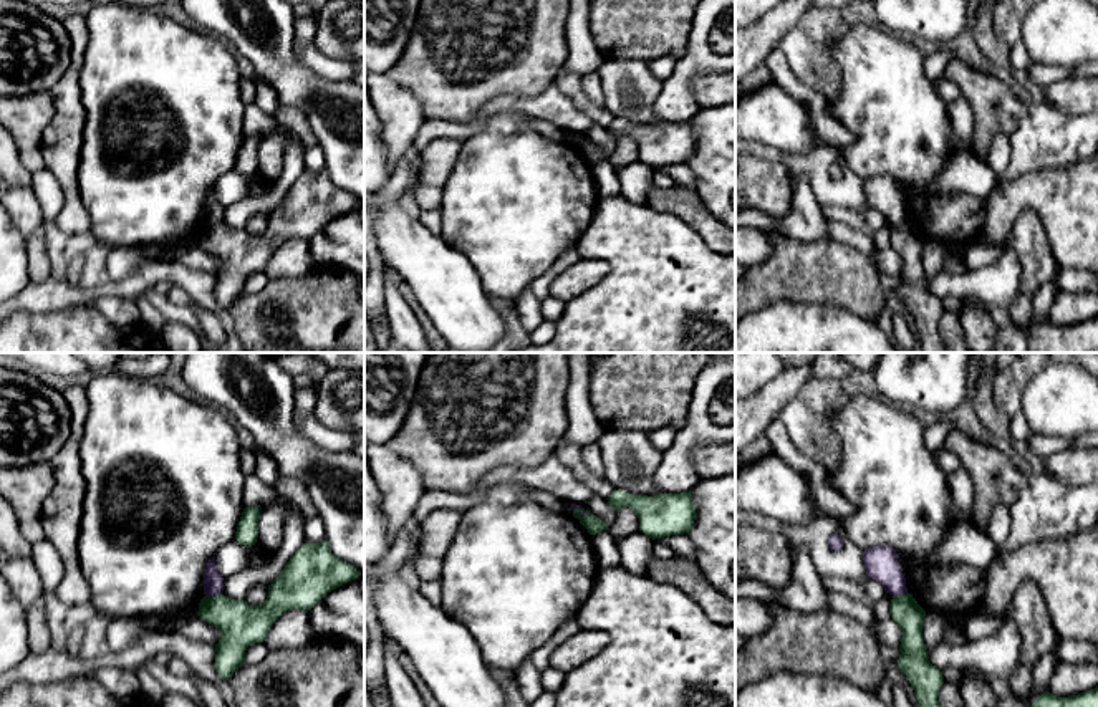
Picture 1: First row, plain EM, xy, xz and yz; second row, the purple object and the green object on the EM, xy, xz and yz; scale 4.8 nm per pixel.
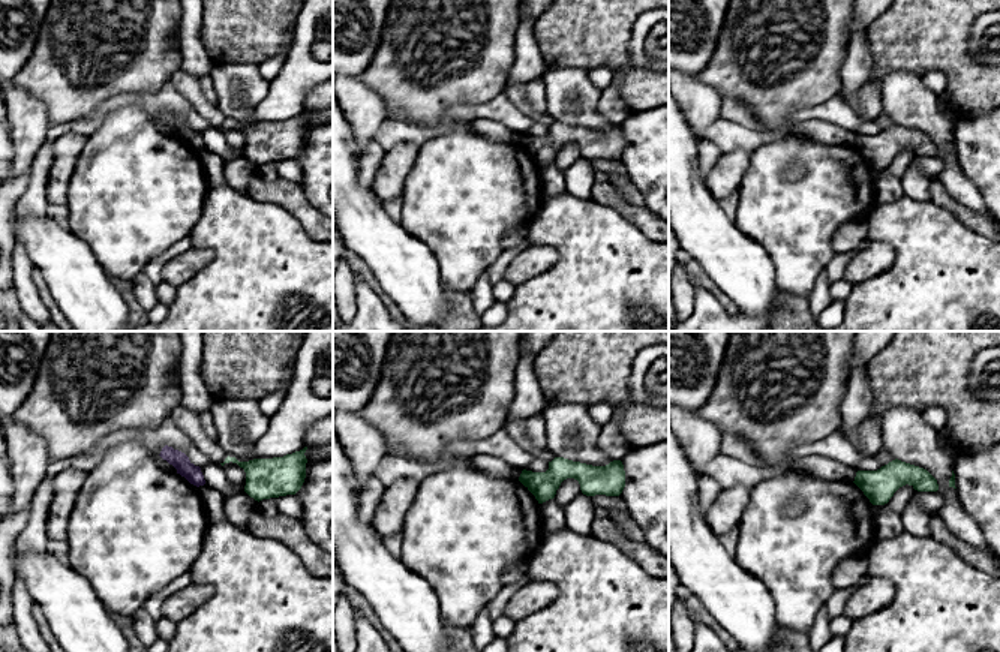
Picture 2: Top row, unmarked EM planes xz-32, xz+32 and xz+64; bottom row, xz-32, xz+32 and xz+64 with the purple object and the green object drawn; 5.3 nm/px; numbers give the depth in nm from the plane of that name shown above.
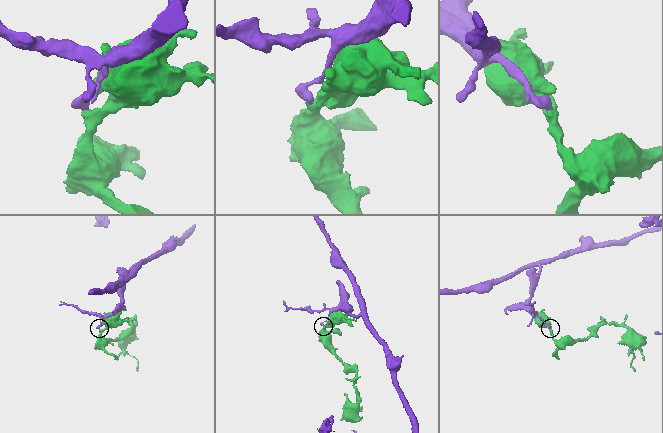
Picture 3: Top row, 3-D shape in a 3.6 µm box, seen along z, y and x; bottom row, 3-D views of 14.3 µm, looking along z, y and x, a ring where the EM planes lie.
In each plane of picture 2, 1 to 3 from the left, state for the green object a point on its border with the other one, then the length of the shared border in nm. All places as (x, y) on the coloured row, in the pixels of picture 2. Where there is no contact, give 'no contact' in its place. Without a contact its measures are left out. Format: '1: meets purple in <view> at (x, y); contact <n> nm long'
1: no contact
2: no contact
3: no contact

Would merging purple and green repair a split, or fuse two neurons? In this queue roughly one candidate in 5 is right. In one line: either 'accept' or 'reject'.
reject

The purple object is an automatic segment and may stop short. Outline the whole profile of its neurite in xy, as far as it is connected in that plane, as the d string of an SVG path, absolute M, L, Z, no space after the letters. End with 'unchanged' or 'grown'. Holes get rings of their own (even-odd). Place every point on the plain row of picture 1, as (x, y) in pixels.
M215 185L209 189L204 202L204 224L217 225L224 220L224 207L215 195Z; unchanged

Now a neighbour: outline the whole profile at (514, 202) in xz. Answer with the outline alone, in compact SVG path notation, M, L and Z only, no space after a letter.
M507 109L487 118L480 131L462 142L441 200L441 237L470 260L485 293L508 305L513 305L561 253L575 248L600 200L591 164L580 149L573 142L542 137L528 121L528 116Z

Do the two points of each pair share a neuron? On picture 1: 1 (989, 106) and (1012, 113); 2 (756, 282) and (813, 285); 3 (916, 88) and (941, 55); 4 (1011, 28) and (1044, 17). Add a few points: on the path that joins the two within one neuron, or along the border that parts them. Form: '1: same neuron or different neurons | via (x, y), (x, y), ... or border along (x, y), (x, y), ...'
1: same neuron | via (994, 106), (1007, 111)
2: same neuron | via (770, 282), (799, 282)
3: different neurons | border along (924, 57), (924, 73), (934, 81)
4: different neurons | border along (1025, 17), (1020, 27), (1020, 42)

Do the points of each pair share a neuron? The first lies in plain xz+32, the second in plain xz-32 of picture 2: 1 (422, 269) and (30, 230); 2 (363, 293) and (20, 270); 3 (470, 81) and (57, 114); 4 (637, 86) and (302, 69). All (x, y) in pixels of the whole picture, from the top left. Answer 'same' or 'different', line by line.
1: same
2: same
3: same
4: different

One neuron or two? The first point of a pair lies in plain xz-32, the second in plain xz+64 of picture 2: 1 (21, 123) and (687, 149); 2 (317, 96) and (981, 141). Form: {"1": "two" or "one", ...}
{"1": "two", "2": "two"}

